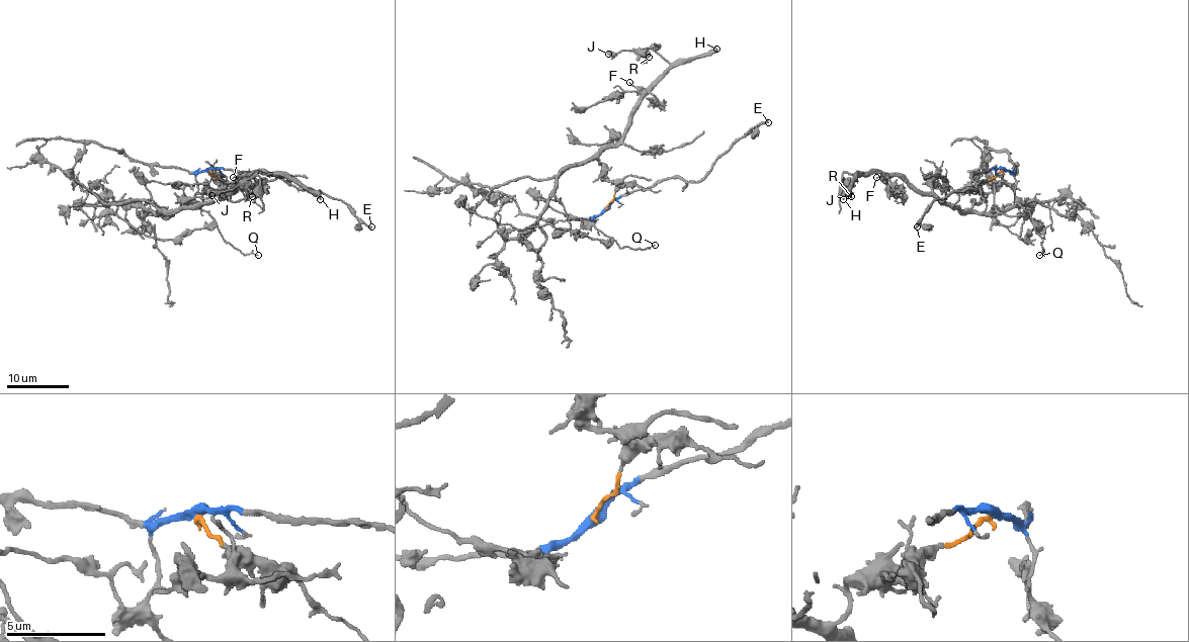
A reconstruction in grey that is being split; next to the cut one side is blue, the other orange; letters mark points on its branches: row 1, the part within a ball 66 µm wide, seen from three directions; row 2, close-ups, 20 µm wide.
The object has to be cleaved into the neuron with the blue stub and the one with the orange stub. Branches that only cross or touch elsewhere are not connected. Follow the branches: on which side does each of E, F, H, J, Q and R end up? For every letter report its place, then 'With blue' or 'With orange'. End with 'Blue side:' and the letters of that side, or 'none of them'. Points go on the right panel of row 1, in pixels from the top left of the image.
E: Place: (917, 226). With blue
F: Place: (876, 177). With orange
H: Place: (843, 199). With orange
J: Place: (848, 195). With orange
Q: Place: (1039, 255). With blue
R: Place: (851, 196). With orange
Blue side: E, Q

